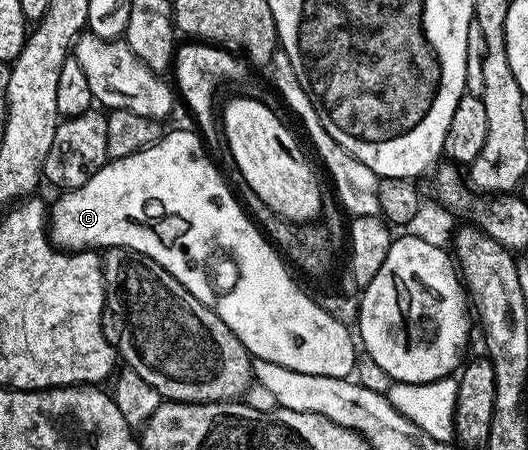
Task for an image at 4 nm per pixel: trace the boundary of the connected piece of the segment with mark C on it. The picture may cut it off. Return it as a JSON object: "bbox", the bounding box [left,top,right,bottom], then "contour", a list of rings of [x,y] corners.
{"bbox":[47,129,353,378],"contour":[[[192,129],[190,130],[173,130],[170,134],[168,131],[160,142],[126,158],[115,158],[106,162],[104,168],[99,172],[95,172],[95,176],[91,176],[91,180],[87,180],[87,184],[83,184],[74,190],[64,191],[60,195],[61,199],[54,206],[51,206],[47,214],[47,237],[49,241],[62,252],[80,252],[90,248],[108,248],[111,246],[125,246],[128,250],[139,252],[144,258],[155,260],[155,264],[159,264],[168,274],[175,276],[175,280],[179,280],[179,284],[183,284],[183,288],[187,292],[191,292],[191,296],[195,296],[195,300],[199,300],[205,306],[209,306],[214,310],[217,318],[223,320],[223,324],[227,324],[227,328],[231,328],[231,332],[235,332],[237,339],[245,345],[246,350],[253,358],[271,360],[273,364],[283,364],[283,368],[291,368],[295,372],[322,374],[332,378],[349,378],[353,370],[353,338],[349,335],[352,334],[350,327],[339,324],[339,320],[332,318],[322,308],[320,301],[313,299],[312,302],[297,287],[296,280],[289,275],[290,267],[287,265],[286,259],[278,253],[273,243],[262,233],[258,223],[256,226],[241,211],[236,196],[229,191],[228,184],[221,179],[216,164],[205,155],[205,150],[201,147],[201,142],[203,143],[202,135]]]}

